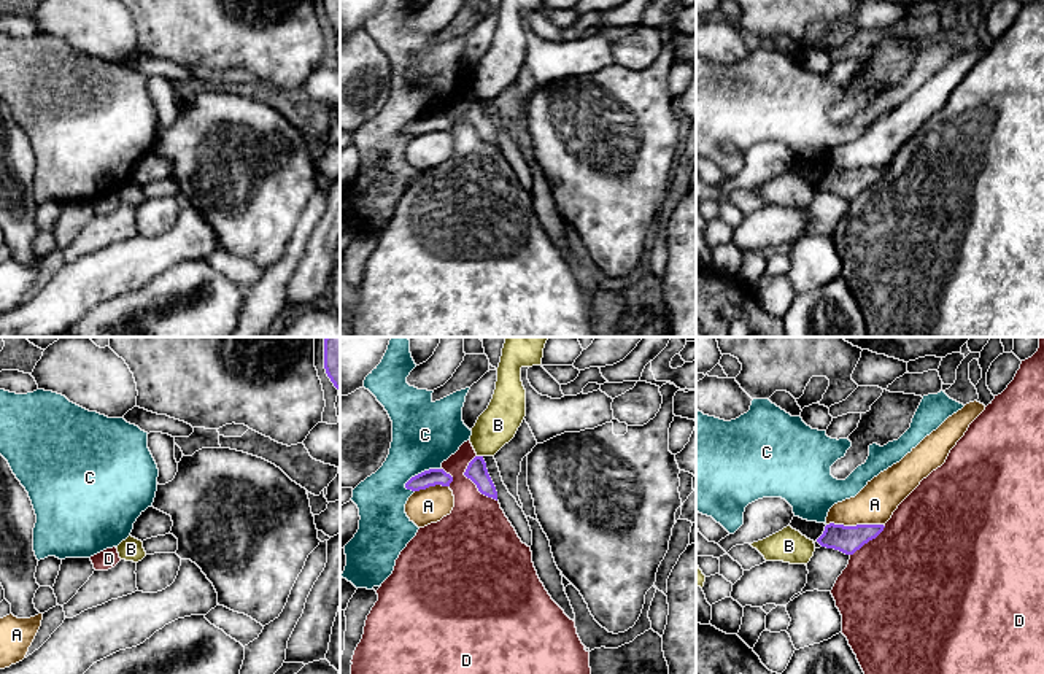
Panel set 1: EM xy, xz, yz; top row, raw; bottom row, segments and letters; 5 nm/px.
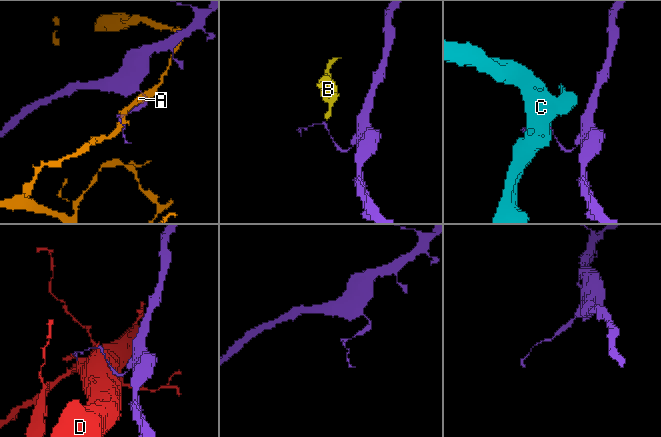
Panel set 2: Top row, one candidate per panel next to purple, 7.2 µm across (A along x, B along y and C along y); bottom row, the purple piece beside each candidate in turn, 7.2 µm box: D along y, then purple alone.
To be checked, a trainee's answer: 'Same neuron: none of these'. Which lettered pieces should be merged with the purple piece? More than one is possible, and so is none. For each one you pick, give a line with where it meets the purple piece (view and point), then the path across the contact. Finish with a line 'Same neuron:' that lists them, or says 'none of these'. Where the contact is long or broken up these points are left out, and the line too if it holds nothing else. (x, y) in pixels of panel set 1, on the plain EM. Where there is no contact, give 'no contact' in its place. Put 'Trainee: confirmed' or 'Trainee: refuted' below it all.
Same neuron: none of these
Trainee: confirmed

